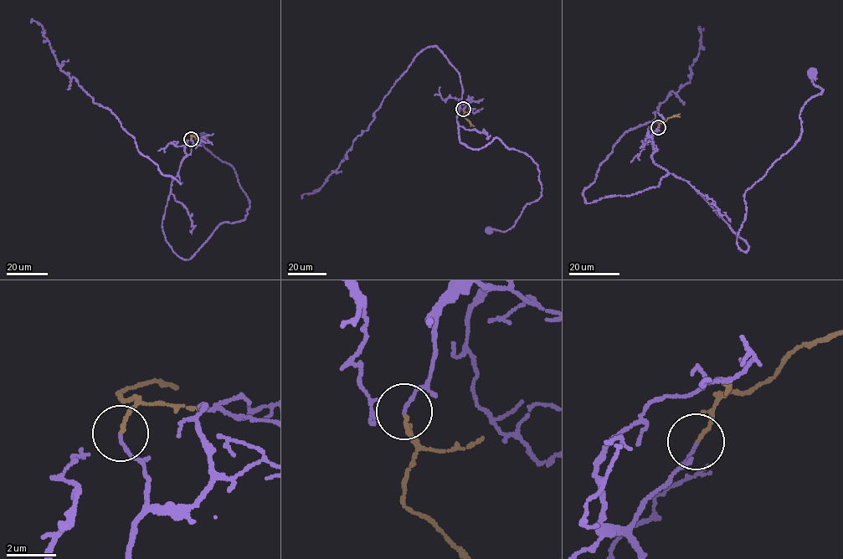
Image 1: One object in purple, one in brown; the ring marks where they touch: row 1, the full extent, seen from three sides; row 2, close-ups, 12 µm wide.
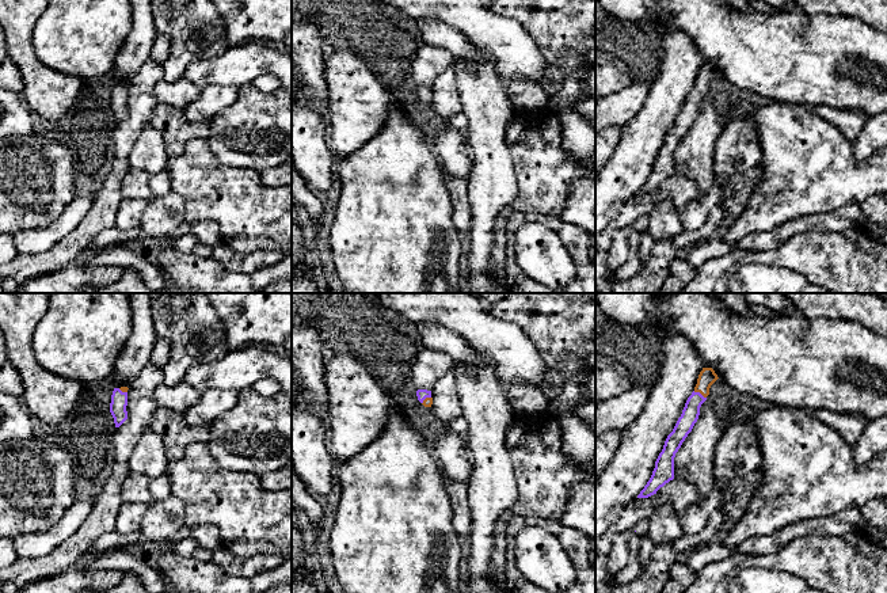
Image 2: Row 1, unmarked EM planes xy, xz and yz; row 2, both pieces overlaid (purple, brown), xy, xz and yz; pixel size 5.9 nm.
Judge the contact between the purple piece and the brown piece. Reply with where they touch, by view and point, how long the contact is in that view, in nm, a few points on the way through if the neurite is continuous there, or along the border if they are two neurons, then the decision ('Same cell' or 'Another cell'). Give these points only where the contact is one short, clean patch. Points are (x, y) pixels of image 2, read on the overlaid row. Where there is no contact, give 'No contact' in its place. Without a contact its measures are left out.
Touches purple at yz (700, 394). Shared border 90 nm. Path across: yz (691, 411), (693, 402), (700, 394), (707, 377). Same cell

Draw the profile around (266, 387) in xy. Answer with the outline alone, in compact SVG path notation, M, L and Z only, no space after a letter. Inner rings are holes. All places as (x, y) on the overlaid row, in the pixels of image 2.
M273 377L260 379L254 384L252 389L262 396L273 396L282 392L282 387Z

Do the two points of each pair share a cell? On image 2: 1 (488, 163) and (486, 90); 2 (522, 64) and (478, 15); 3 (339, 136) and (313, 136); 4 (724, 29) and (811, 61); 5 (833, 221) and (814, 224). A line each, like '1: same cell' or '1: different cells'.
1: same cell
2: same cell
3: different cells
4: same cell
5: same cell

